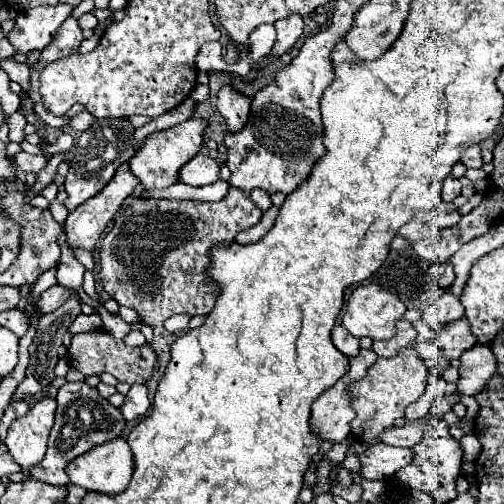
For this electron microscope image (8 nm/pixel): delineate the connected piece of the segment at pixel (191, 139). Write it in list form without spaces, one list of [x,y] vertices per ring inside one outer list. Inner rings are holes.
[[[188,119],[184,123],[156,131],[150,137],[146,137],[142,147],[138,149],[138,153],[130,161],[130,169],[140,179],[142,187],[144,189],[164,189],[166,185],[174,185],[178,181],[178,169],[186,161],[190,161],[192,157],[198,155],[206,129],[208,129],[208,121]]]

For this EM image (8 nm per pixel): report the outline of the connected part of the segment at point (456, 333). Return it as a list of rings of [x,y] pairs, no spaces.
[[[466,319],[454,321],[454,325],[444,325],[438,331],[436,347],[442,351],[446,359],[460,359],[460,355],[476,345],[476,337],[470,331]]]

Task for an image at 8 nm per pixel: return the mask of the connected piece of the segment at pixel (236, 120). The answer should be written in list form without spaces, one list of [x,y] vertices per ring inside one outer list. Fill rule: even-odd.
[[[224,85],[218,91],[216,107],[220,115],[226,119],[228,131],[236,133],[236,129],[242,129],[246,125],[250,113],[250,99],[244,97],[240,91],[236,91],[232,85]]]

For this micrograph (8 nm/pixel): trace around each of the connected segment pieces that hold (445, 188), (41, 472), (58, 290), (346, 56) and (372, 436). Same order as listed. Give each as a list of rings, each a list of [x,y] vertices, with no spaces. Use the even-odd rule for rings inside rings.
[[[446,177],[444,185],[442,185],[442,199],[444,201],[454,201],[458,195],[460,195],[460,189],[462,189],[462,183],[454,177]]]
[[[86,383],[62,385],[56,395],[56,401],[58,401],[56,423],[48,437],[48,451],[44,459],[30,469],[30,477],[36,481],[50,483],[50,485],[68,485],[70,479],[66,477],[66,471],[64,471],[66,465],[78,455],[90,451],[92,447],[118,439],[126,427],[126,419],[122,417],[118,407],[110,405],[108,399],[100,397],[98,389],[92,389]]]
[[[54,285],[54,287],[46,289],[46,291],[42,291],[38,301],[36,301],[36,311],[40,315],[52,313],[54,309],[58,309],[58,305],[62,305],[62,301],[66,299],[66,293],[76,293],[76,291],[74,289],[66,289],[62,285]]]
[[[342,41],[342,43],[338,43],[338,45],[334,47],[334,51],[332,51],[332,61],[334,61],[334,63],[342,63],[342,61],[354,63],[354,61],[362,61],[362,59],[356,57],[356,55],[350,51],[350,47]]]
[[[404,347],[396,357],[378,357],[378,361],[368,369],[366,377],[350,385],[350,393],[358,395],[354,401],[356,417],[352,419],[352,435],[358,441],[364,441],[368,445],[376,443],[376,437],[394,425],[396,419],[404,417],[404,411],[410,403],[414,403],[428,385],[428,367],[416,353],[416,349]]]

